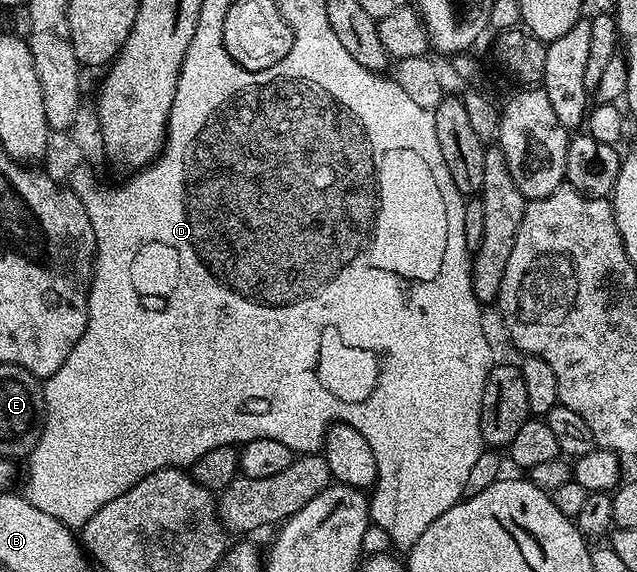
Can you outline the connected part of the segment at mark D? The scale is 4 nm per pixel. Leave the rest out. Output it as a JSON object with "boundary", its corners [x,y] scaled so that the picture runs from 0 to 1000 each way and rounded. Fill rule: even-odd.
{"boundary":[[[330,30],[330,40],[314,40],[314,42],[317,42],[317,72],[301,72],[301,75],[300,75],[300,77],[298,77],[298,80],[297,80],[297,82],[295,82],[295,89],[294,89],[294,91],[292,91],[292,101],[290,101],[290,103],[289,103],[289,110],[287,110],[287,112],[286,112],[286,122],[284,122],[284,124],[283,124],[283,138],[281,138],[281,140],[279,140],[279,150],[278,150],[278,152],[276,152],[276,173],[275,173],[275,175],[273,175],[273,178],[272,178],[272,180],[270,180],[270,194],[268,194],[268,196],[267,196],[267,215],[265,215],[265,219],[262,219],[262,220],[261,220],[261,250],[259,250],[259,253],[256,253],[256,255],[254,255],[254,266],[253,266],[253,267],[250,267],[250,269],[248,269],[248,273],[246,273],[246,274],[243,274],[243,276],[242,276],[242,280],[240,280],[240,281],[237,281],[237,283],[235,283],[235,287],[234,287],[234,288],[231,288],[231,290],[228,290],[228,292],[224,292],[224,294],[221,294],[221,295],[218,295],[218,297],[215,297],[215,301],[212,301],[212,302],[210,302],[210,304],[209,304],[209,308],[206,308],[206,309],[210,309],[210,311],[207,311],[207,313],[206,313],[206,316],[204,316],[204,318],[201,318],[201,320],[199,320],[199,323],[192,323],[192,325],[188,325],[188,327],[187,327],[187,330],[179,330],[179,332],[173,332],[173,330],[157,330],[157,329],[155,329],[155,327],[154,327],[154,320],[152,320],[152,316],[151,316],[151,315],[149,315],[149,313],[148,313],[148,302],[146,302],[146,299],[144,299],[144,297],[141,297],[141,295],[140,295],[140,292],[138,292],[138,290],[135,290],[135,288],[122,288],[122,290],[119,290],[119,292],[118,292],[118,295],[116,295],[116,304],[113,304],[113,306],[111,306],[111,309],[110,309],[110,316],[108,316],[108,315],[107,315],[107,323],[108,323],[108,329],[111,329],[111,330],[115,330],[115,332],[116,332],[116,339],[119,339],[119,341],[121,341],[121,344],[122,344],[122,346],[124,346],[124,348],[126,348],[126,355],[132,355],[132,369],[138,369],[138,383],[140,383],[140,385],[141,385],[141,388],[143,388],[143,390],[144,390],[144,404],[146,404],[146,406],[148,406],[148,409],[149,409],[149,411],[151,411],[151,432],[149,432],[149,434],[148,434],[148,441],[149,441],[149,446],[148,446],[148,467],[146,467],[146,472],[144,472],[144,483],[143,483],[143,486],[141,486],[141,510],[140,510],[140,512],[137,512],[137,514],[135,514],[135,521],[137,521],[137,523],[138,523],[138,565],[137,565],[137,566],[135,566],[135,570],[133,570],[133,572],[132,572],[132,586],[126,586],[126,593],[124,593],[124,594],[122,594],[122,598],[121,598],[121,600],[119,600],[119,607],[113,607],[113,614],[111,614],[111,615],[110,615],[110,619],[108,619],[108,621],[107,621],[107,628],[100,628],[100,635],[94,635],[94,642],[93,642],[93,643],[91,643],[91,645],[89,645],[89,649],[86,649],[86,650],[85,650],[85,654],[82,654],[82,657],[78,657],[78,659],[75,659],[75,661],[71,661],[71,666],[69,666],[69,671],[68,671],[68,673],[66,673],[66,696],[68,696],[68,698],[69,698],[69,705],[71,705],[71,706],[72,706],[72,745],[71,745],[71,747],[69,747],[69,748],[66,748],[66,759],[64,759],[64,760],[63,760],[63,767],[61,767],[61,769],[60,769],[60,773],[58,773],[58,774],[57,774],[57,781],[55,781],[55,783],[53,783],[53,785],[52,785],[52,788],[49,788],[49,792],[47,792],[47,794],[46,794],[46,795],[44,795],[44,808],[46,808],[46,806],[47,806],[47,829],[44,829],[44,830],[42,830],[42,834],[41,834],[41,857],[38,857],[38,867],[39,867],[39,871],[41,871],[41,874],[44,874],[44,876],[47,876],[47,878],[49,878],[49,879],[50,879],[50,886],[63,886],[63,893],[69,893],[69,900],[82,900],[82,907],[94,907],[94,909],[96,909],[96,911],[99,911],[99,914],[100,914],[100,916],[102,916],[102,918],[105,918],[105,921],[107,921],[107,923],[110,923],[110,925],[113,925],[113,927],[118,927],[118,928],[122,928],[122,927],[127,927],[127,923],[129,923],[129,920],[132,920],[132,918],[135,918],[135,916],[137,916],[137,914],[138,914],[138,907],[144,907],[144,900],[151,900],[151,893],[157,893],[157,886],[163,886],[163,879],[176,879],[176,872],[182,872],[182,865],[195,865],[195,858],[201,858],[201,851],[207,851],[207,850],[209,850],[209,848],[212,848],[212,846],[214,846],[214,844],[220,844],[220,837],[226,837],[226,836],[228,836],[228,834],[231,834],[231,832],[232,832],[232,830],[239,830],[239,829],[240,829],[240,827],[243,827],[243,825],[245,825],[245,823],[251,823],[251,822],[253,822],[253,820],[272,820],[272,818],[275,818],[275,816],[297,816],[297,815],[300,815],[300,813],[303,813],[303,809],[305,809],[305,806],[306,806],[306,804],[308,804],[308,802],[314,802],[314,795],[327,795],[327,788],[333,788],[333,787],[334,787],[334,785],[338,785],[338,783],[339,783],[339,781],[352,781],[352,780],[353,780],[353,778],[364,778],[364,780],[369,780],[369,781],[378,781],[378,780],[381,780],[381,778],[385,778],[385,776],[386,776],[386,773],[389,773],[389,771],[400,771],[400,769],[402,769],[402,767],[433,767],[433,774],[446,774],[446,781],[452,781],[452,783],[454,783],[454,785],[457,785],[457,787],[458,787],[458,790],[462,790],[462,792],[463,792],[463,795],[493,795],[493,794],[498,794],[498,792],[499,792],[499,790],[501,790],[501,787],[504,787],[504,785],[505,785],[505,783],[507,783],[507,778],[509,778],[509,773],[510,773],[510,769],[512,769],[512,753],[513,753],[513,750],[516,750],[516,748],[518,748],[518,745],[520,745],[520,743],[523,743],[523,741],[526,741],[526,740],[535,740],[535,741],[540,741],[540,743],[551,743],[551,745],[553,745],[553,747],[559,747],[559,753],[565,753],[565,760],[571,760],[571,767],[578,767],[578,781],[584,781],[584,795],[590,795],[590,809],[592,809],[592,811],[593,811],[593,830],[595,830],[595,836],[597,836],[597,839],[595,839],[595,841],[593,841],[593,843],[592,843],[592,848],[590,848],[590,855],[595,855],[595,858],[597,858],[597,860],[600,860],[600,869],[601,869],[601,872],[603,872],[603,874],[606,874],[606,890],[593,890],[593,886],[587,886],[587,888],[582,888],[582,893],[581,893],[581,907],[582,907],[582,913],[586,913],[586,916],[587,916],[587,918],[589,918],[589,920],[592,920],[592,918],[595,918],[595,921],[597,921],[597,923],[600,923],[600,925],[601,925],[601,928],[603,928],[603,930],[606,930],[606,932],[608,932],[608,935],[609,935],[609,937],[612,937],[612,939],[614,939],[614,942],[615,942],[615,944],[619,944],[619,946],[620,946],[620,949],[622,949],[622,951],[625,951],[625,953],[633,953],[633,956],[642,956],[642,955],[645,955],[645,953],[650,953],[650,951],[651,951],[651,949],[653,949],[653,942],[659,942],[659,935],[666,935],[666,928],[672,928],[672,921],[678,921],[678,914],[684,914],[684,907],[691,907],[691,900],[697,900],[697,893],[703,893],[703,892],[705,892],[705,890],[706,890],[706,888],[710,888],[710,885],[713,885],[713,883],[717,883],[717,881],[719,881],[719,878],[721,878],[721,876],[724,876],[724,874],[727,874],[727,869],[728,869],[728,844],[735,844],[735,829],[738,829],[738,827],[739,827],[739,823],[741,823],[741,815],[743,815],[743,813],[744,813],[744,811],[747,811],[747,802],[754,802],[754,795],[755,795],[755,794],[757,794],[757,790],[758,790],[758,788],[760,788],[760,773],[758,773],[758,769],[757,769],[757,755],[755,755],[755,753],[754,753],[754,712],[755,712],[755,710],[757,710],[757,699],[758,699],[758,698],[760,698],[760,677],[761,677],[761,675],[763,675],[763,664],[765,664],[765,663],[766,663],[766,656],[768,656],[768,654],[769,654],[769,647],[771,647],[771,645],[774,645],[774,643],[776,643],[776,640],[777,640],[777,636],[779,636],[779,626],[776,626],[776,610],[774,610],[774,607],[772,607],[772,605],[769,605],[769,596],[768,596],[768,593],[766,593],[766,591],[763,591],[763,575],[761,575],[761,572],[760,572],[760,570],[757,570],[757,540],[758,540],[758,535],[757,535],[757,533],[755,533],[755,531],[754,531],[754,528],[752,528],[752,526],[750,526],[750,524],[749,524],[749,523],[747,523],[747,516],[746,516],[746,514],[744,514],[744,510],[743,510],[743,509],[741,509],[741,488],[739,488],[739,486],[738,486],[738,472],[739,472],[739,469],[741,469],[741,449],[739,449],[739,444],[738,444],[738,442],[736,442],[736,441],[735,441],[735,437],[733,437],[733,434],[732,434],[732,413],[730,413],[730,411],[728,411],[728,369],[730,369],[730,367],[732,367],[732,351],[730,351],[730,350],[728,350],[728,343],[725,343],[725,339],[724,339],[724,337],[722,337],[722,334],[719,334],[719,332],[717,332],[717,330],[716,330],[716,322],[714,322],[714,320],[711,320],[711,316],[710,316],[710,309],[708,309],[708,308],[706,308],[706,304],[705,304],[705,302],[703,302],[703,290],[702,290],[702,287],[700,287],[700,285],[697,285],[697,276],[695,276],[695,273],[694,273],[694,271],[692,271],[692,267],[691,267],[691,248],[688,248],[688,247],[686,247],[686,245],[684,245],[684,215],[683,215],[683,213],[681,213],[681,201],[680,201],[680,196],[677,196],[677,192],[672,192],[672,191],[667,191],[667,189],[666,189],[666,187],[659,187],[659,185],[658,185],[658,182],[651,182],[651,177],[650,177],[650,175],[645,175],[645,170],[642,170],[642,168],[639,168],[639,161],[636,161],[636,159],[631,159],[631,157],[630,157],[630,154],[628,154],[628,150],[625,150],[625,147],[623,147],[623,143],[622,143],[622,142],[620,142],[620,140],[619,140],[619,138],[614,138],[614,136],[612,136],[612,135],[611,135],[611,133],[609,133],[609,136],[606,136],[606,131],[595,131],[595,129],[593,129],[593,128],[592,128],[592,126],[587,126],[587,124],[584,124],[584,122],[578,122],[578,121],[575,121],[575,122],[571,122],[571,126],[568,126],[568,128],[556,128],[556,114],[543,114],[543,156],[531,156],[531,170],[518,170],[518,166],[524,166],[524,163],[518,163],[518,142],[493,142],[493,114],[468,114],[468,100],[455,100],[455,114],[435,114],[435,110],[432,110],[432,112],[429,112],[429,114],[427,114],[427,117],[429,117],[429,119],[430,119],[430,128],[411,128],[411,126],[410,126],[410,124],[405,124],[405,122],[403,122],[403,121],[402,121],[402,122],[386,122],[386,121],[385,121],[385,117],[383,117],[383,115],[378,115],[378,114],[377,114],[377,110],[374,110],[374,108],[372,108],[372,107],[370,107],[370,103],[367,103],[367,101],[366,101],[366,100],[364,100],[364,96],[363,96],[363,87],[361,87],[361,84],[356,84],[356,82],[352,82],[352,80],[349,80],[349,79],[345,79],[345,96],[349,96],[349,100],[342,100],[342,68],[330,68],[330,51],[342,51],[342,33],[333,33],[333,30]],[[367,117],[377,117],[377,124],[381,124],[381,128],[367,128]]]}

